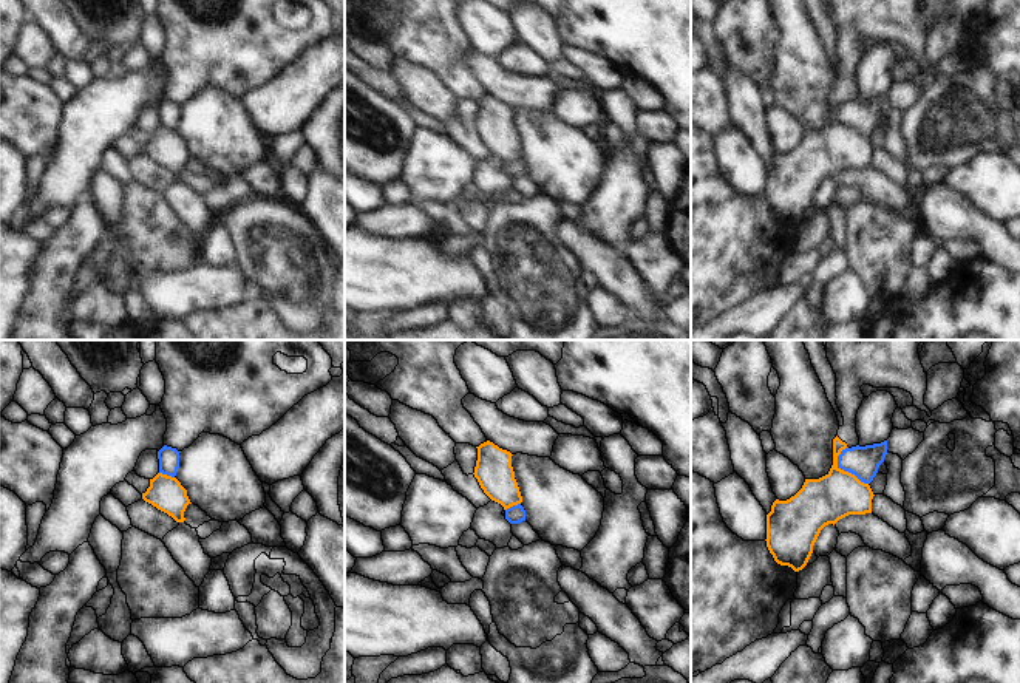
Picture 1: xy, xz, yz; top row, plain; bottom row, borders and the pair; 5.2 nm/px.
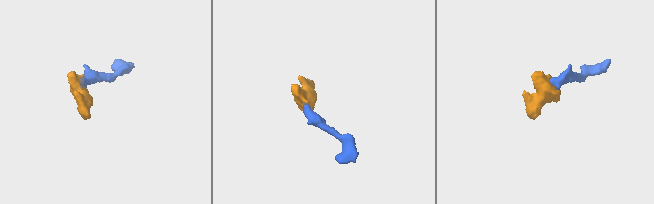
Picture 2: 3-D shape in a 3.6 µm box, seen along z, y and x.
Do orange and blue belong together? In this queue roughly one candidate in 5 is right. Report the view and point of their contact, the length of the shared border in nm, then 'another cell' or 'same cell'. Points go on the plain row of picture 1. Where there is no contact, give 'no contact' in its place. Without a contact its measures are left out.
yz (843, 124) | 240 nm | another cell

